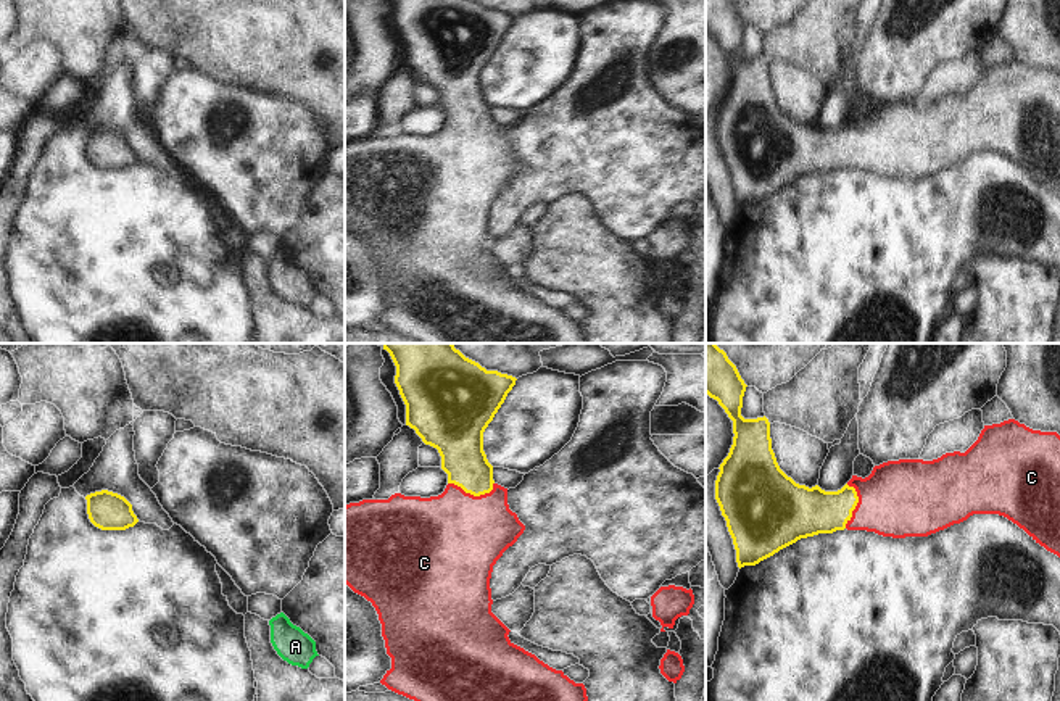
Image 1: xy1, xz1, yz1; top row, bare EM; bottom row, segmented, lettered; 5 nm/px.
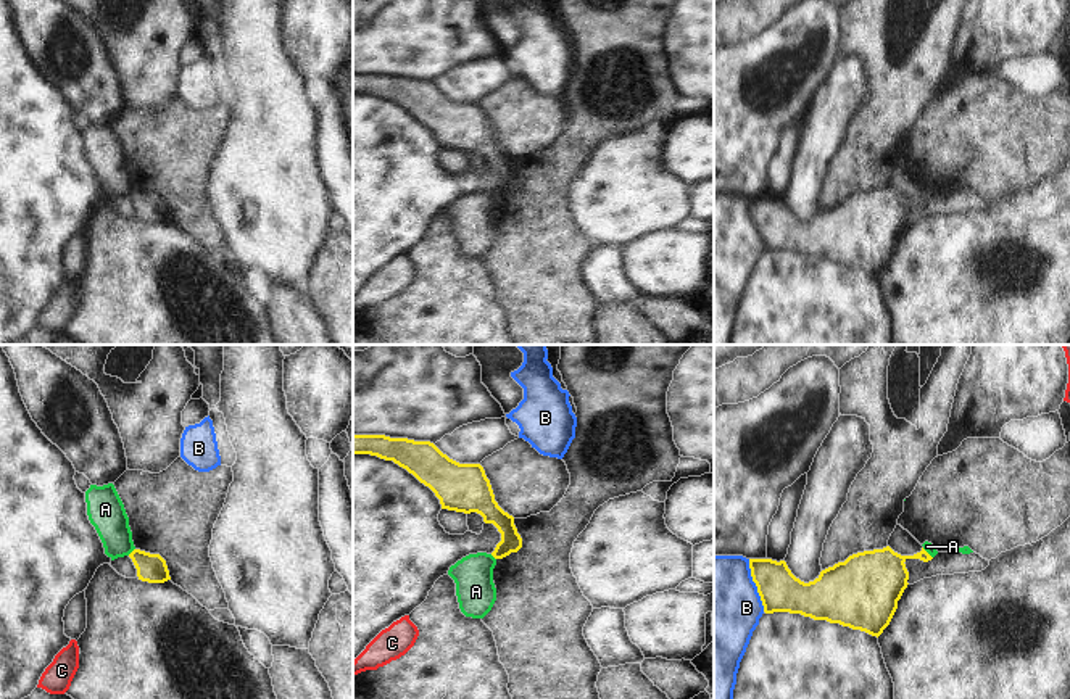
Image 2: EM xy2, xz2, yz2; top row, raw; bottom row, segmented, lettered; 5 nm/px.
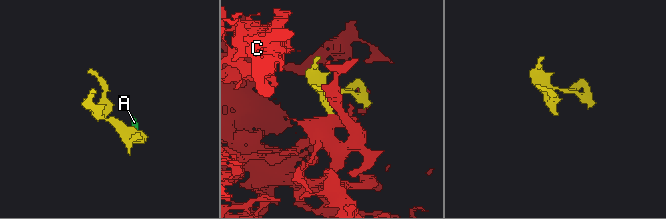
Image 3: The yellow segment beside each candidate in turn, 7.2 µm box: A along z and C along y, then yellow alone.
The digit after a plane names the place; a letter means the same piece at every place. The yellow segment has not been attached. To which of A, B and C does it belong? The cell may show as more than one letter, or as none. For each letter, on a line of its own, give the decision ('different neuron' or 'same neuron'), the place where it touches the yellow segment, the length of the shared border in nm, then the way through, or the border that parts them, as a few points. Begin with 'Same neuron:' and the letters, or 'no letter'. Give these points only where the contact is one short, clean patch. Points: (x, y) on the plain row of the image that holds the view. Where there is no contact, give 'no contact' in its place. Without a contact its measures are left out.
Same neuron: C
A: different neuron | xy2 (132, 190) | 50 nm | along xy2 (134, 187), (128, 194)
B: different neuron | yz2 (756, 224) | 280 nm | along yz2 (748, 198), (751, 219), (764, 250)
C: same neuron | xz1 (471, 132) | 240 nm | across xz1 (461, 84), (471, 132), (471, 157), (453, 179)

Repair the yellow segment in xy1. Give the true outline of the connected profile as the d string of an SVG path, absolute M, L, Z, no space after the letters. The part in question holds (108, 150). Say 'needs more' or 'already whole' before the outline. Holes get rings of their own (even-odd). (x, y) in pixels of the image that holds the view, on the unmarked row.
already whole | M101 129L85 139L90 161L101 169L126 169L139 161L132 143L118 132Z

